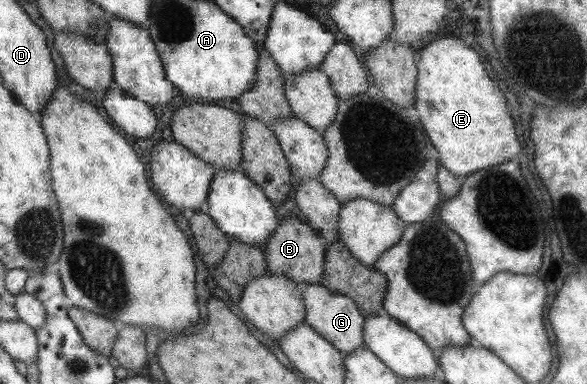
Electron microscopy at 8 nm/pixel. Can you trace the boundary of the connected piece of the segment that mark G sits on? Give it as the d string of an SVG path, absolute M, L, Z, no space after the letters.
M316 284L301 286L303 295L304 322L306 322L316 333L320 333L340 353L346 354L356 348L364 346L363 327L365 315L356 307L351 297L341 294L334 294L327 288Z

